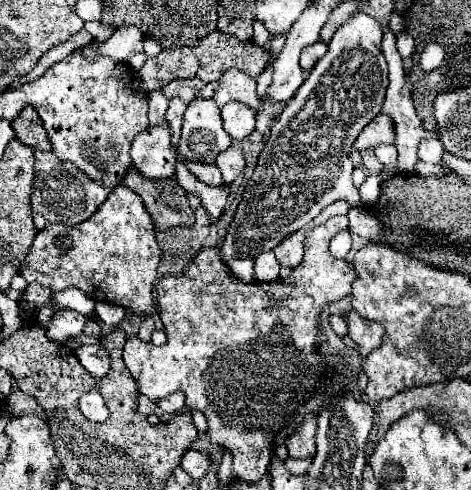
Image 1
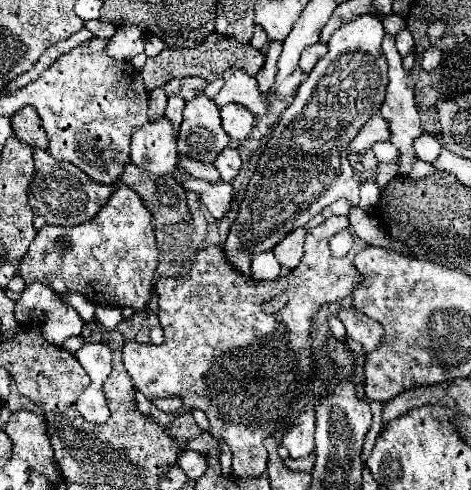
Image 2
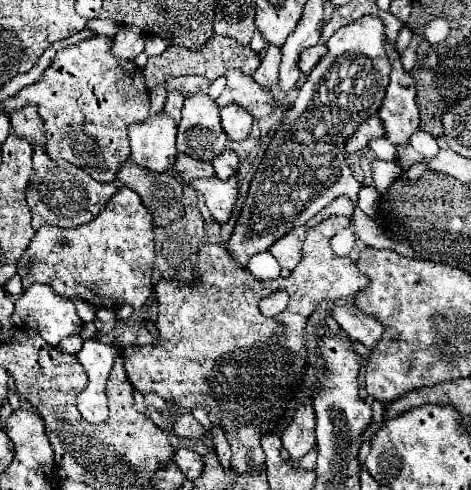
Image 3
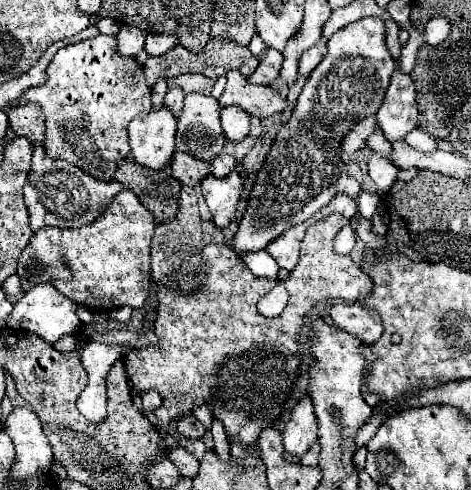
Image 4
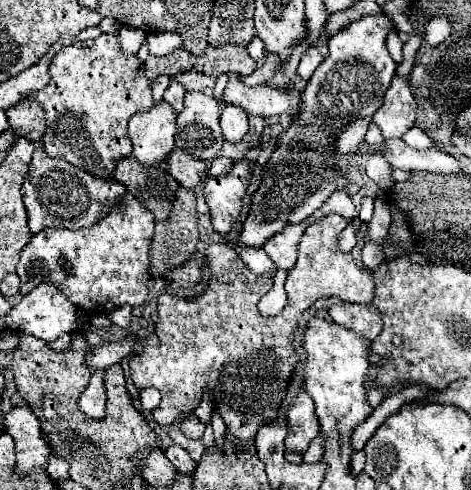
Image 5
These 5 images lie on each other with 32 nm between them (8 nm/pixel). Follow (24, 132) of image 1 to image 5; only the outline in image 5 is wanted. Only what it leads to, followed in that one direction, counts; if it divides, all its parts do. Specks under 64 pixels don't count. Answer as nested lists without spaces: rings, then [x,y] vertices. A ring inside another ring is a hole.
[[[24,98],[16,106],[6,110],[8,124],[16,132],[16,136],[24,136],[26,140],[42,140],[46,118],[38,100]]]

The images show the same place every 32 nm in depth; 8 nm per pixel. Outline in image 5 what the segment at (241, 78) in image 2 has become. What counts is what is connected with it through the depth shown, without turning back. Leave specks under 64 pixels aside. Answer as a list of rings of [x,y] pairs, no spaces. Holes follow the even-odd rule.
[[[236,74],[230,76],[230,82],[224,90],[224,104],[234,104],[244,108],[248,114],[258,114],[262,118],[270,116],[298,116],[302,100],[302,92],[290,94],[288,88],[272,88],[268,84],[260,86],[244,86]]]

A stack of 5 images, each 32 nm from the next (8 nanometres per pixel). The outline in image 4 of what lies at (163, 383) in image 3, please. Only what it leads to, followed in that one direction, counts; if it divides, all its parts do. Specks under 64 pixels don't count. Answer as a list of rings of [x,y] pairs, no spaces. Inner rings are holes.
[[[336,194],[314,214],[328,218],[316,224],[304,222],[290,226],[264,248],[280,268],[292,270],[296,266],[282,282],[290,298],[284,312],[276,318],[260,316],[256,310],[258,300],[276,286],[276,280],[256,278],[226,244],[208,244],[202,250],[200,270],[206,274],[206,284],[196,294],[178,294],[166,286],[158,290],[158,318],[154,324],[158,344],[130,350],[126,354],[126,372],[138,392],[150,388],[160,392],[162,408],[154,410],[154,414],[162,424],[176,420],[178,409],[192,411],[206,402],[212,414],[226,426],[234,460],[244,458],[246,450],[252,448],[258,452],[256,436],[260,428],[284,428],[288,412],[296,406],[296,400],[306,394],[308,386],[310,358],[302,356],[298,342],[304,314],[316,306],[318,298],[364,300],[372,292],[372,278],[364,274],[350,256],[334,250],[334,236],[350,224],[354,214],[354,200],[346,194]]]

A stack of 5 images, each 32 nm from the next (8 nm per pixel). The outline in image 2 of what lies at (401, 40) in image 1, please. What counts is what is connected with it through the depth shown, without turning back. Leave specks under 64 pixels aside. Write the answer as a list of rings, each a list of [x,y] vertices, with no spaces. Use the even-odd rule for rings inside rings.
[[[406,28],[396,36],[396,48],[398,48],[400,56],[406,56],[414,48],[414,38]]]

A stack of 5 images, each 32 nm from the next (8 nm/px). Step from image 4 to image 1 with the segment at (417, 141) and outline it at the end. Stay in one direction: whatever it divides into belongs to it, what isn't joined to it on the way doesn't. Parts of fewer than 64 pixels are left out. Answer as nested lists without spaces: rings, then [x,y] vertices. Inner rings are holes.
[[[422,140],[418,144],[418,158],[424,160],[424,162],[438,164],[440,162],[440,154],[442,154],[440,140]]]

